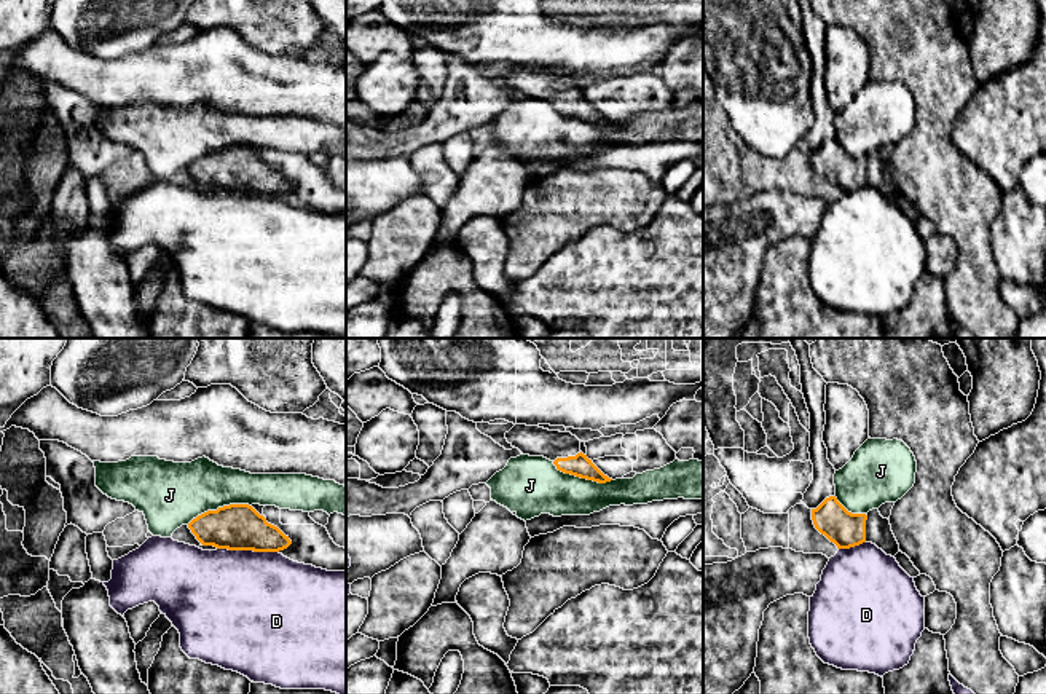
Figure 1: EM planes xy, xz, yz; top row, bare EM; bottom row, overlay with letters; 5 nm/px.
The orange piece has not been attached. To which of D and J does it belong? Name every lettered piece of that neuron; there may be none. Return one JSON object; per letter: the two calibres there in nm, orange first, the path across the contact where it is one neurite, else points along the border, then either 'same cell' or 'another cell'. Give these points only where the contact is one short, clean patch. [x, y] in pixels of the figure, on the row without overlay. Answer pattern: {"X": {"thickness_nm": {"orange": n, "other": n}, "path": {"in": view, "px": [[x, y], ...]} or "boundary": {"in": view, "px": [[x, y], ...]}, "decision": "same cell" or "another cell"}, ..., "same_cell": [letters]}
{"D": {"thickness_nm": {"orange": 240, "other": 500}, "decision": "another cell"}, "J": {"thickness_nm": {"orange": 240, "other": 320}, "decision": "another cell"}, "same_cell": []}

